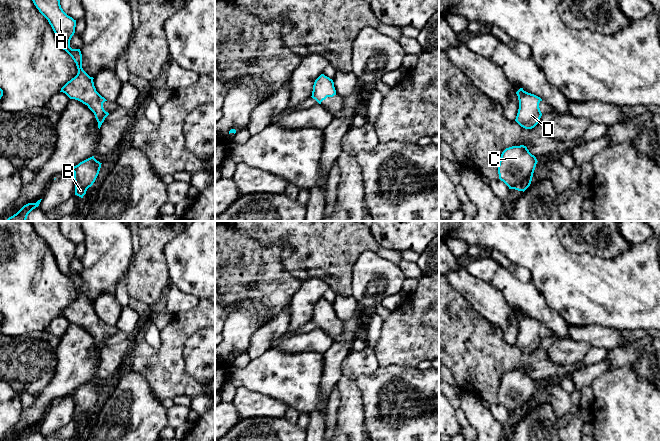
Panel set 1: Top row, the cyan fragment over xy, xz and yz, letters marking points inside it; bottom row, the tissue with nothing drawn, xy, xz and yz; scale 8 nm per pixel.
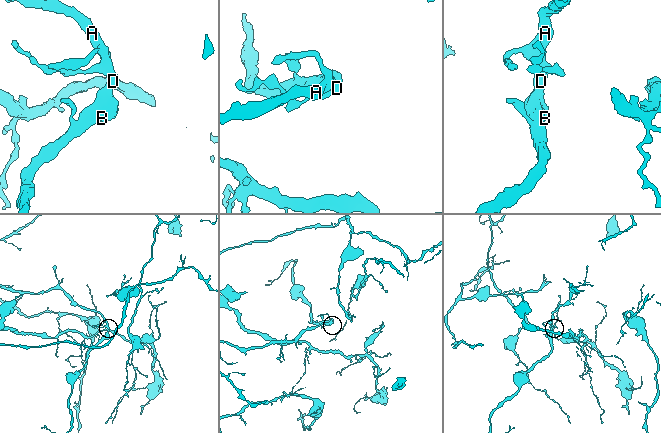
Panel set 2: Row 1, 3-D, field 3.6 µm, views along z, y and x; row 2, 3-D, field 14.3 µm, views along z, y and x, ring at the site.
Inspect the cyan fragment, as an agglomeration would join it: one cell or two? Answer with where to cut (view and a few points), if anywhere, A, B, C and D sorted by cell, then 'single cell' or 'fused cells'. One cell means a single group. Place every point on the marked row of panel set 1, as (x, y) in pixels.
cut none; groups A B C D; single cell

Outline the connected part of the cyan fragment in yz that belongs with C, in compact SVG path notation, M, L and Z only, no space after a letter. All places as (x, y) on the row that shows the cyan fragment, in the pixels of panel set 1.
M524 145L506 148L498 165L499 179L509 189L524 192L531 184L537 162L536 157Z

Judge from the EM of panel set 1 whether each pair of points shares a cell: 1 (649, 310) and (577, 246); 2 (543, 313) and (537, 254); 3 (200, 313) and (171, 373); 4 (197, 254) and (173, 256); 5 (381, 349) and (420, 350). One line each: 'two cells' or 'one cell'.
1: two cells
2: two cells
3: one cell
4: one cell
5: one cell

